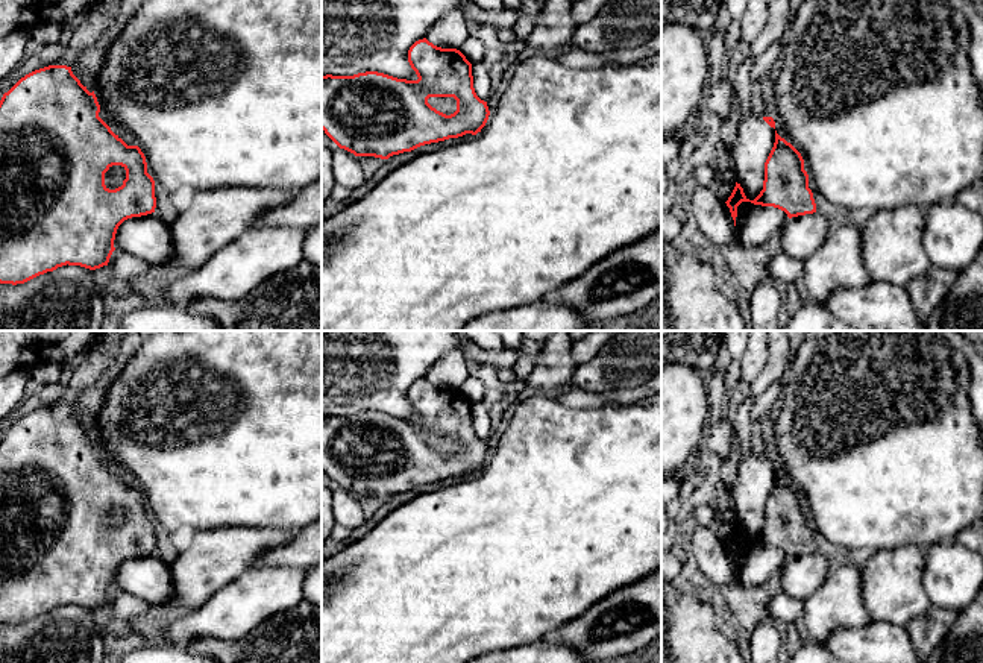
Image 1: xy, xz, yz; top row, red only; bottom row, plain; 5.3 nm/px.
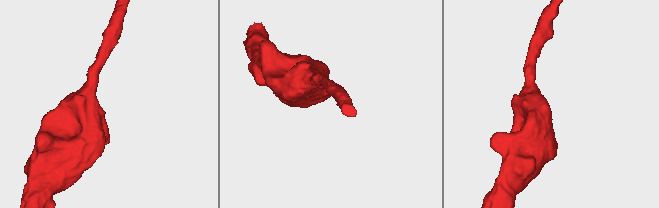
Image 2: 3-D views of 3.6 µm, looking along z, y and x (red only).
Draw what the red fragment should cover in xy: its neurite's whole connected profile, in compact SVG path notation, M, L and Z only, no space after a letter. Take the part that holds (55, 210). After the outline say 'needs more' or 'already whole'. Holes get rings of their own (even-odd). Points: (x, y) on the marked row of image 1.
M49 65L35 70L21 77L0 100L0 284L24 284L39 275L53 272L62 266L80 266L90 270L108 266L114 247L118 226L132 217L141 217L155 212L155 181L147 173L146 156L138 146L127 146L111 127L99 117L100 105L97 97L80 83L73 74L71 67ZM112 165L121 165L126 170L123 185L109 190L105 185L105 173Z | already whole

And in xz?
M423 38L410 47L408 62L417 80L378 71L322 76L322 129L340 149L355 156L388 159L425 144L481 132L490 111L487 102L476 96L472 64L460 50L437 47ZM429 97L454 97L457 111L446 115L428 103Z | already whole

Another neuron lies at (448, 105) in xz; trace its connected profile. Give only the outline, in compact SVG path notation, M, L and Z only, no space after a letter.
M429 97L428 103L446 115L457 111L457 100L454 97Z

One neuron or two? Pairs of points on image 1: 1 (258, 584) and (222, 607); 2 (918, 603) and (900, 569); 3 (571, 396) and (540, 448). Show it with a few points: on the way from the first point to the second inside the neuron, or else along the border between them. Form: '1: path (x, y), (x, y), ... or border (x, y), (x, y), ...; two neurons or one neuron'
1: path (249, 593), (235, 607), (231, 607); one neuron
2: path (910, 595), (900, 584), (900, 577); one neuron
3: border (545, 393), (572, 408), (601, 407); two neurons

